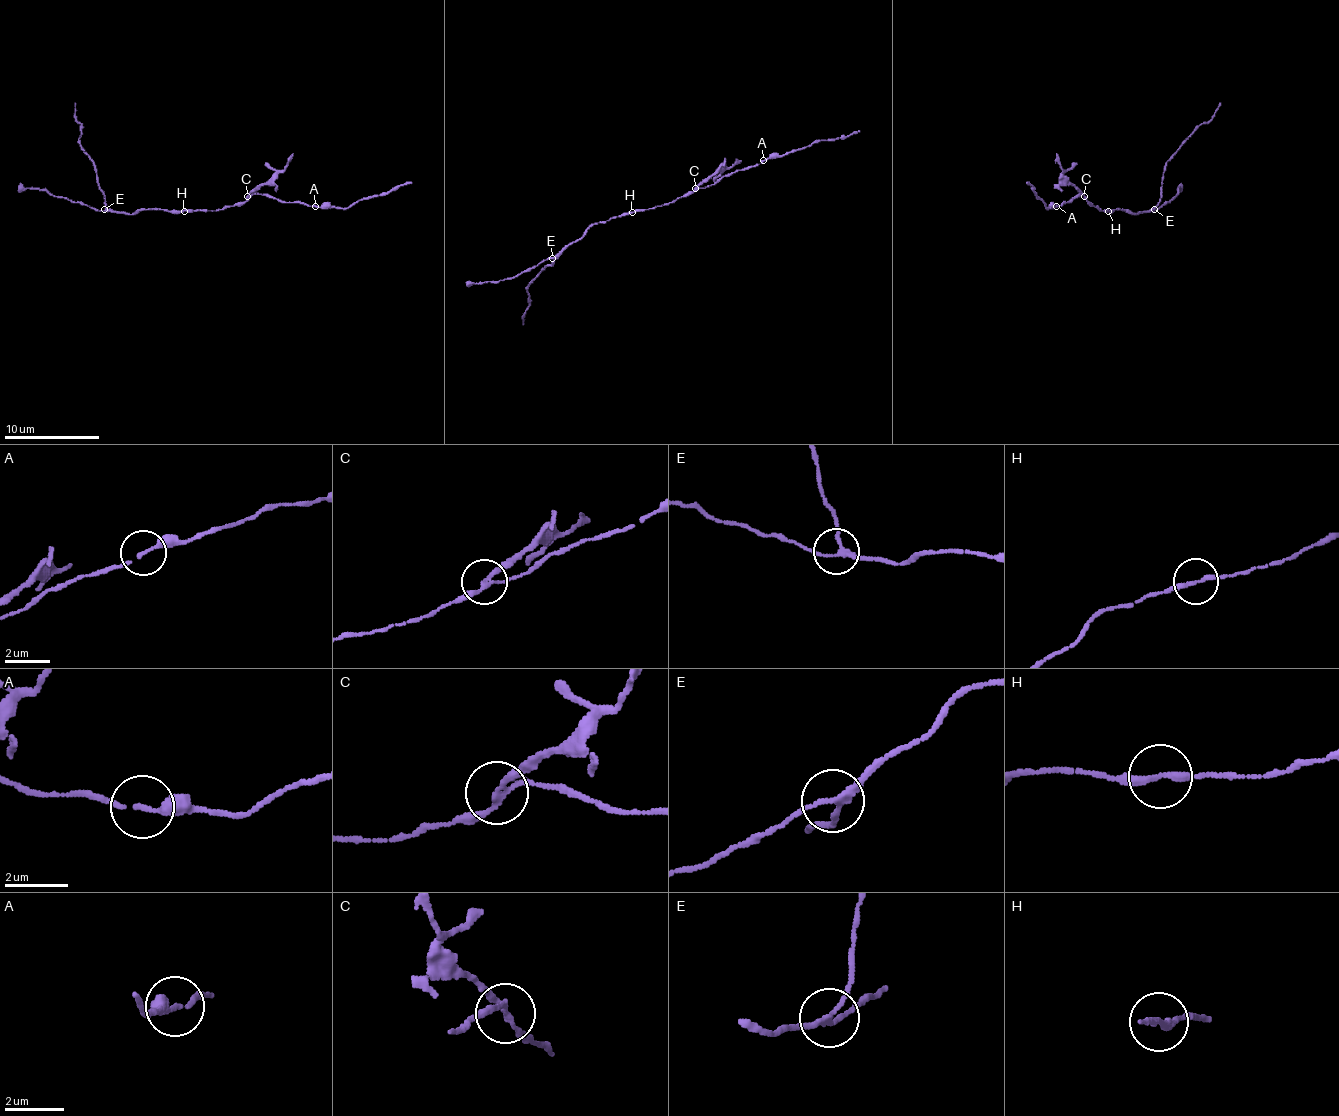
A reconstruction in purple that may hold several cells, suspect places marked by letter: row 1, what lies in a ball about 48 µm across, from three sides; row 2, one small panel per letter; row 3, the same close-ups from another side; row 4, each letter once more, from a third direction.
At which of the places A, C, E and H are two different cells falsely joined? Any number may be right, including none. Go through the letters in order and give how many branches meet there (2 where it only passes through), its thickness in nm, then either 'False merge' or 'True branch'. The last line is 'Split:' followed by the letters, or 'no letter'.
A: Branches: 2. Thickness 170 nm. True branch
C: Branches: 3. Thickness 150 nm. False merge
E: Branches: 3. Thickness 170 nm. True branch
H: Branches: 2. Thickness 220 nm. True branch
Split: C

